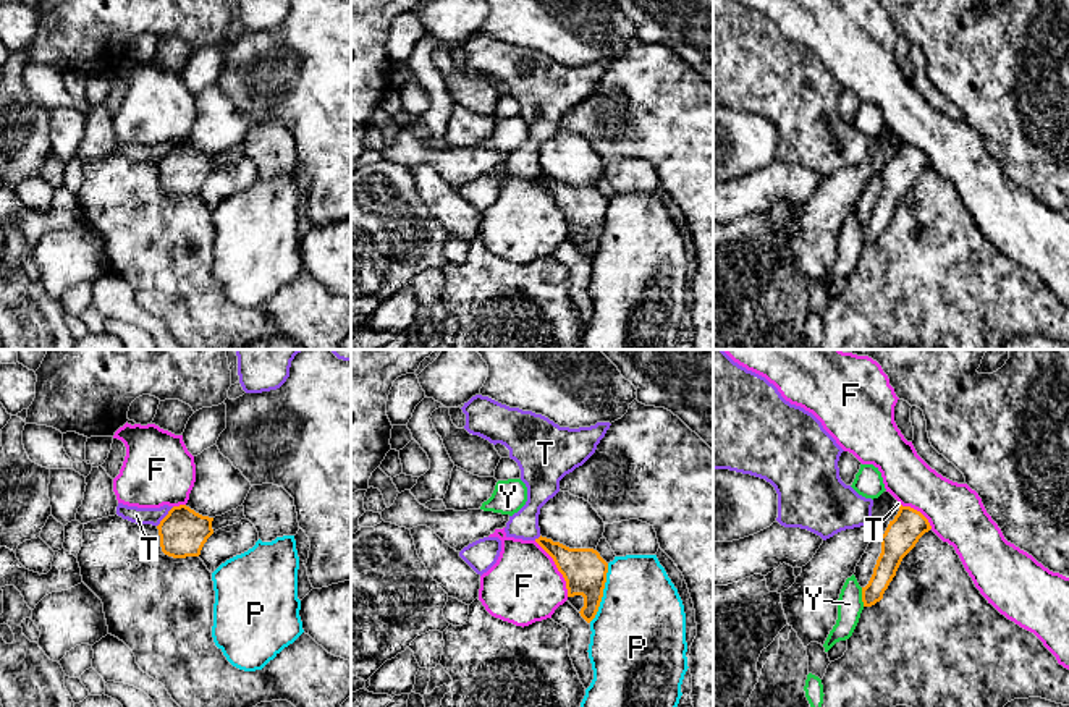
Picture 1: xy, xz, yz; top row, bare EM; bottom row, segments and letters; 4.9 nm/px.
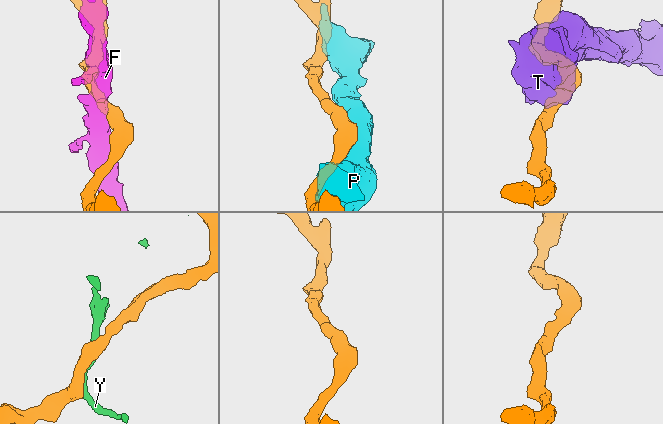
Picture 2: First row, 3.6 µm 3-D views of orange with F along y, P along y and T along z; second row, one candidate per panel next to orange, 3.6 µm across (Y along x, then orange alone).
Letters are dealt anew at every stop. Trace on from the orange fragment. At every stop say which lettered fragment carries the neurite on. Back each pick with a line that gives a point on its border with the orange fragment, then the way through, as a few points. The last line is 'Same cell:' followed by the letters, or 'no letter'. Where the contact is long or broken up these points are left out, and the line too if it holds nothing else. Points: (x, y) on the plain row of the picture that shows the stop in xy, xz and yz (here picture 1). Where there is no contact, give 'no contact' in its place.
Same cell: no letter

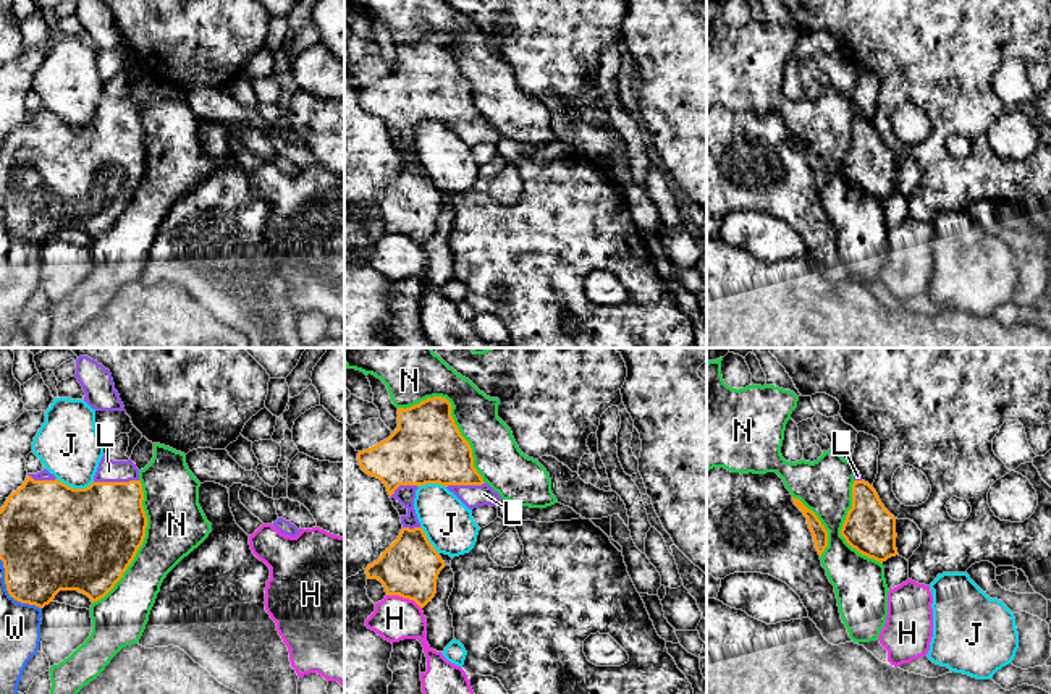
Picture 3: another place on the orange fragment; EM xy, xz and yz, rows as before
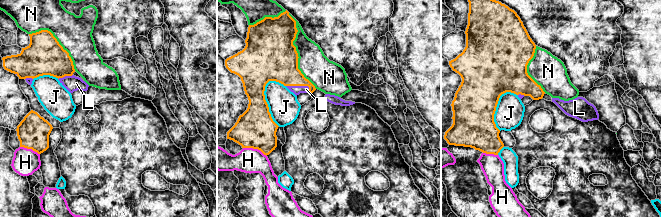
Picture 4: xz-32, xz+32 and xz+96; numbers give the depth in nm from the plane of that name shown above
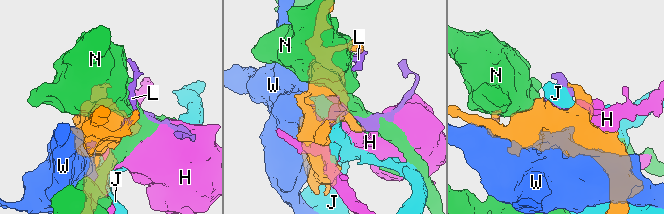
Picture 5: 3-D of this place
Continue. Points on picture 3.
L: xy (115, 120)
Same cell: L

